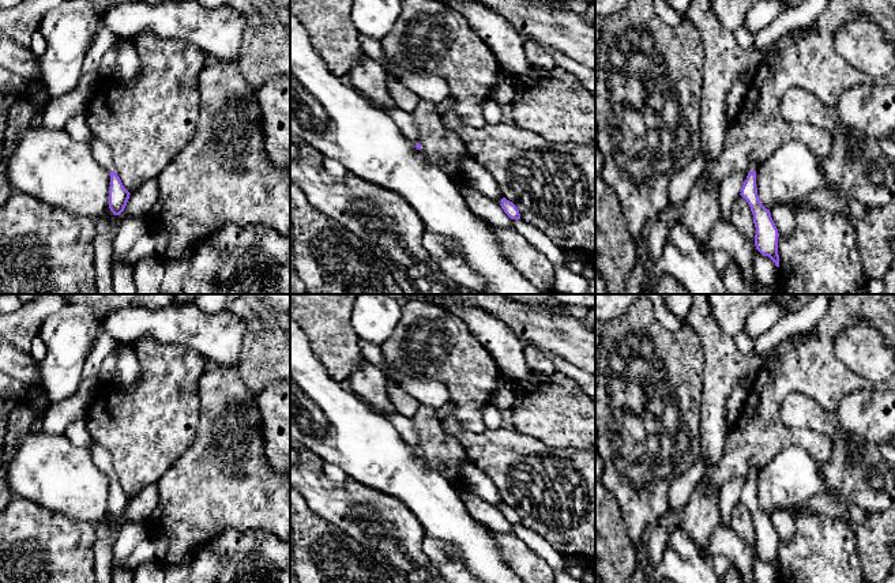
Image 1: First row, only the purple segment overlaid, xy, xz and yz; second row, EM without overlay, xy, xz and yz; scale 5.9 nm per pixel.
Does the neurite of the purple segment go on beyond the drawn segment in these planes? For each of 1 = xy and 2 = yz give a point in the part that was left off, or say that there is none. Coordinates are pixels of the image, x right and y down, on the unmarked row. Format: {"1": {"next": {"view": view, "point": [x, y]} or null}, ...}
{"1": {"next": {"view": "xy", "point": [76, 432]}}, "2": {"next": null}}

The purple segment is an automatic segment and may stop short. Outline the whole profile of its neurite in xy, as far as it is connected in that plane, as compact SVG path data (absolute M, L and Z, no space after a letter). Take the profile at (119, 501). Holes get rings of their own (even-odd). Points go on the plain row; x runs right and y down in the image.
M75 421L69 424L64 436L75 445L87 448L98 469L110 477L109 514L114 520L120 520L124 516L131 499L124 493L120 482L114 477L110 454L99 444L91 444L86 421Z

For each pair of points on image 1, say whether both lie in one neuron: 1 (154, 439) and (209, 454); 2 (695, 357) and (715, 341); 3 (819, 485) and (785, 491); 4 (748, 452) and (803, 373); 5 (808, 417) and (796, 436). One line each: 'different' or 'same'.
1: different
2: different
3: same
4: same
5: different

